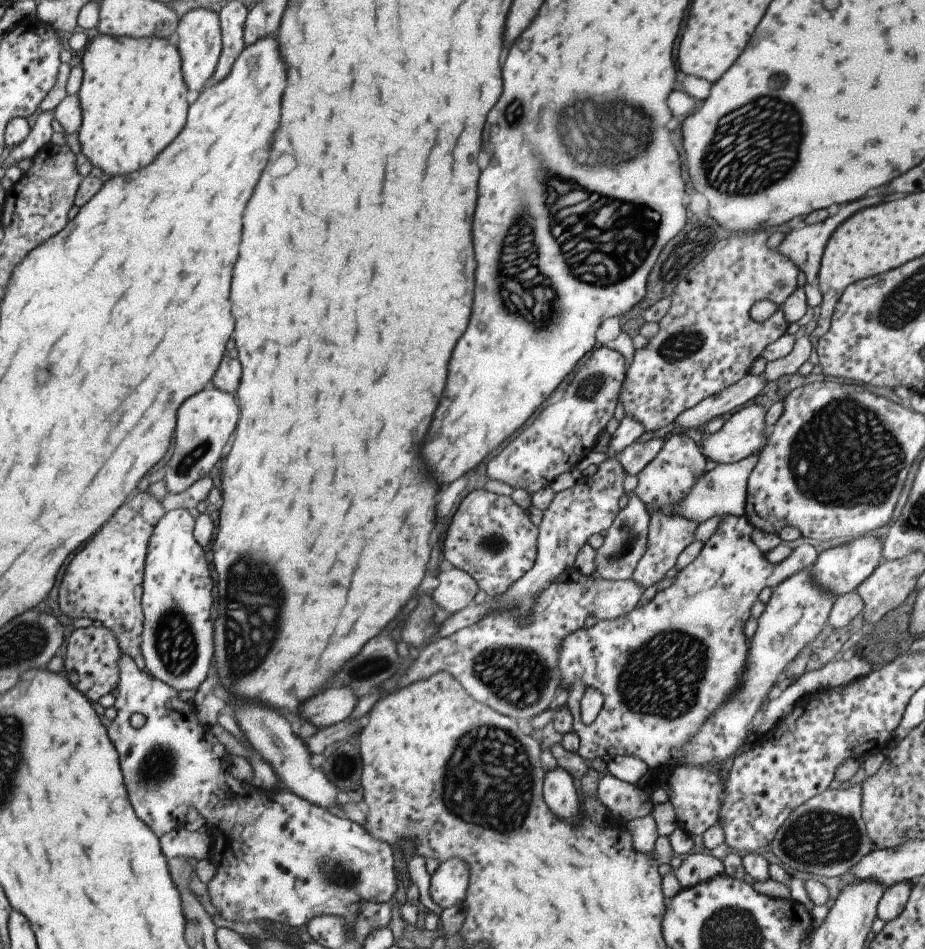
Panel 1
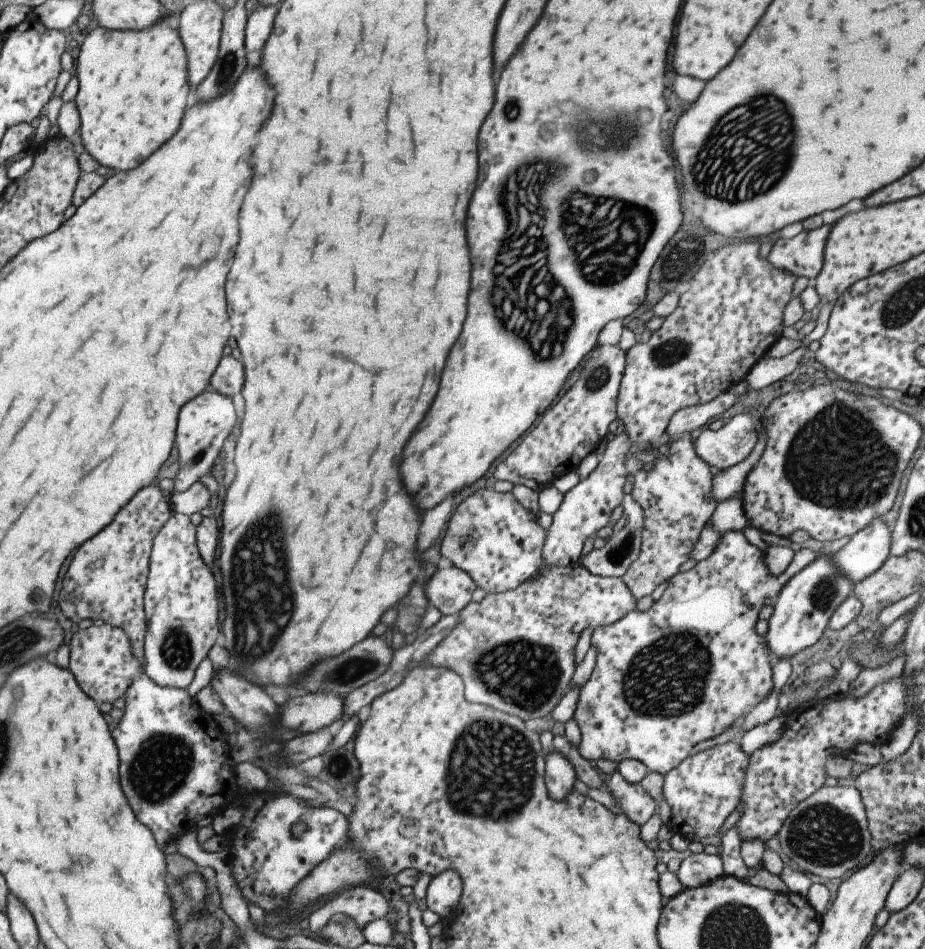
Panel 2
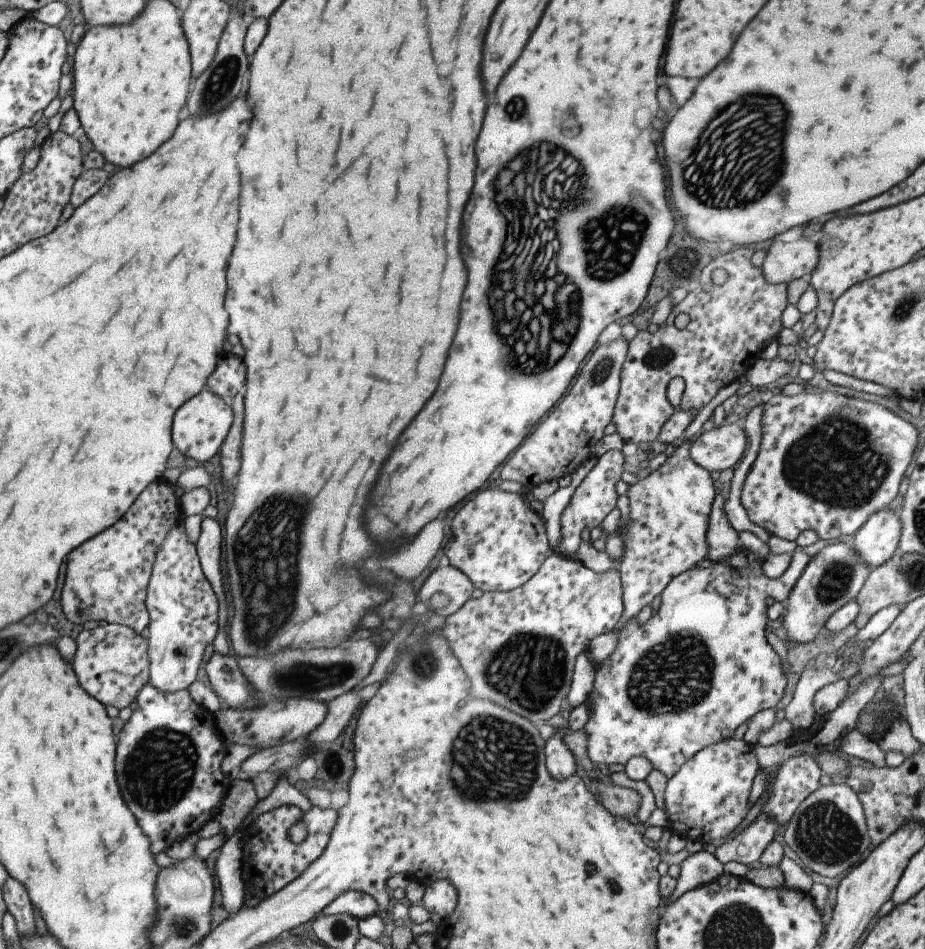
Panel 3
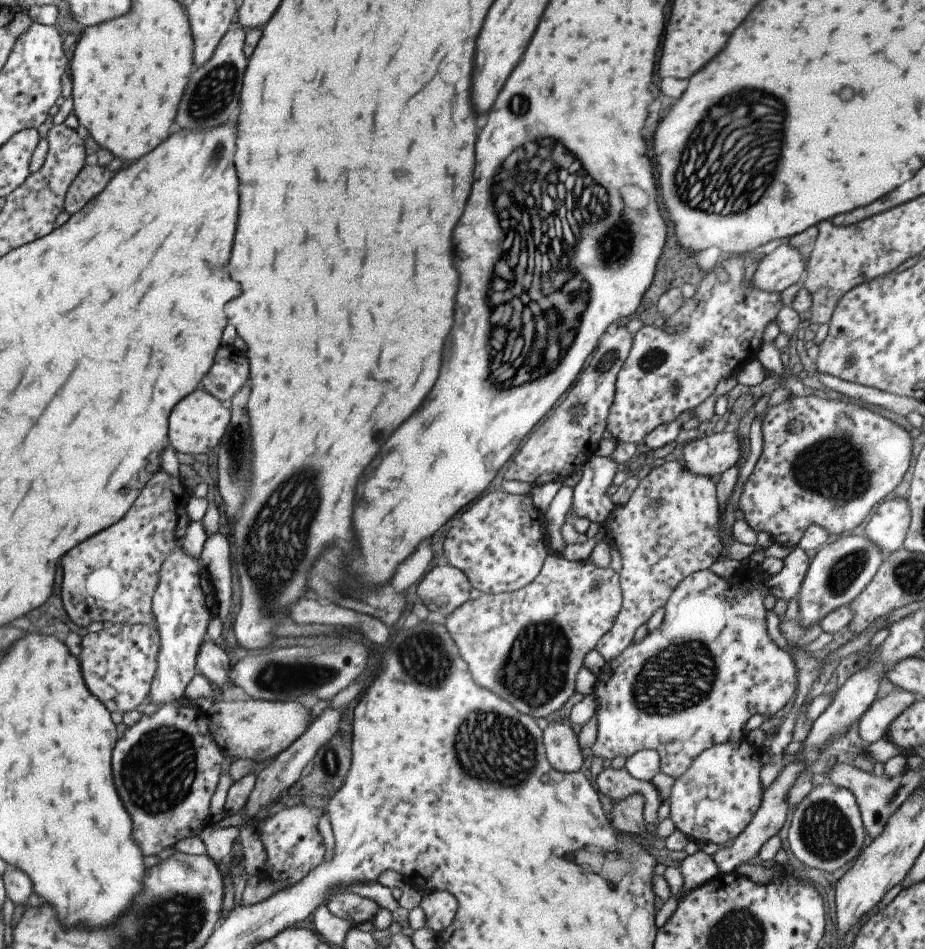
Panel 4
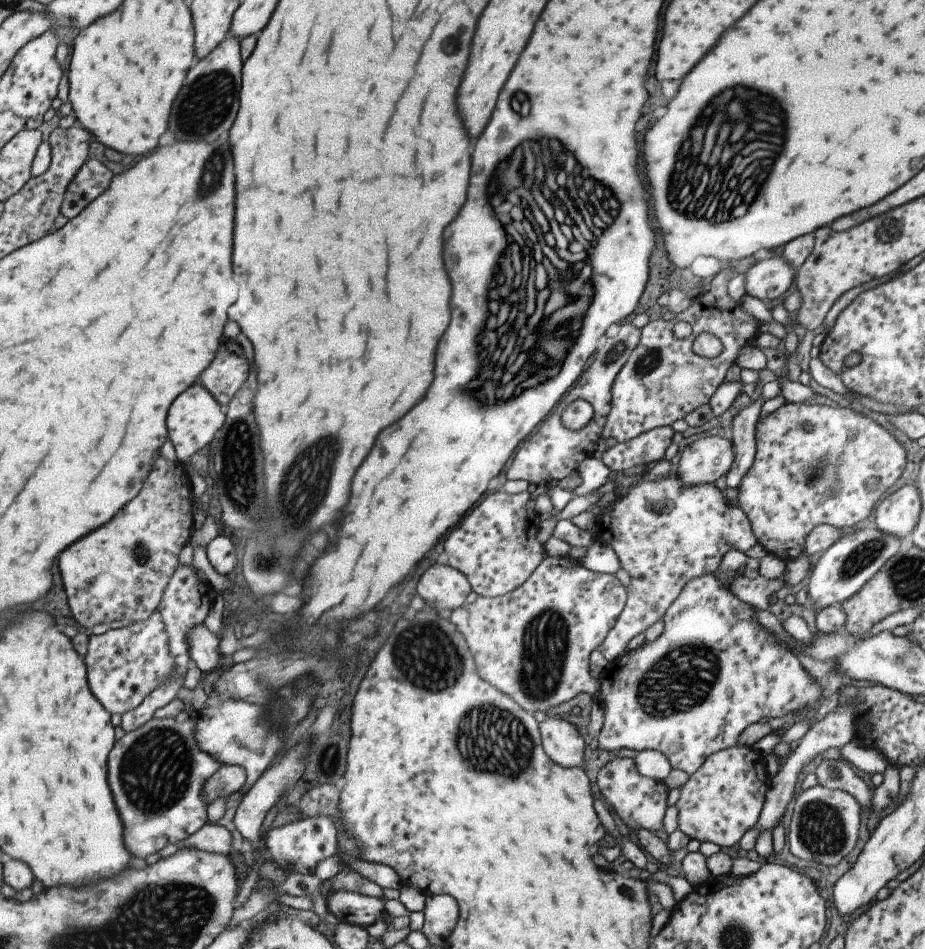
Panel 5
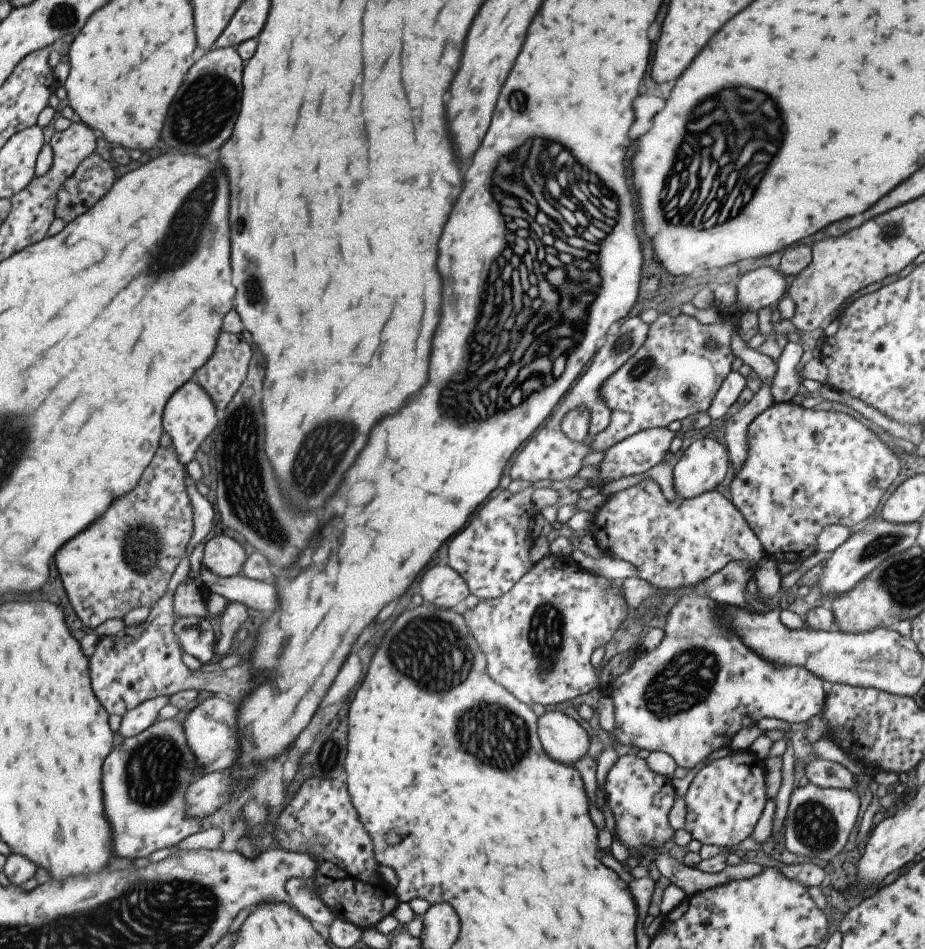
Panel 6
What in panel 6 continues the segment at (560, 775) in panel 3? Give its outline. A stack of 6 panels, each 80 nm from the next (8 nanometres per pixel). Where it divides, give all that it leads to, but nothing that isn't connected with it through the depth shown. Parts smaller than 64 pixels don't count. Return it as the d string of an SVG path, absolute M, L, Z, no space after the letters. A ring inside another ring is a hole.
M547 710L536 717L541 748L554 761L570 765L589 748L590 738L573 718L559 710Z

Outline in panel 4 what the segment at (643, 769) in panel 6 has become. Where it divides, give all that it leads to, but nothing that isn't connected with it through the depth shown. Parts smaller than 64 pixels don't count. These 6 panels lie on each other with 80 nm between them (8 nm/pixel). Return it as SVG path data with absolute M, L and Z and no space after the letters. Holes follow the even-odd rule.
M625 767L613 769L603 768L596 776L598 791L609 798L611 803L622 801L629 795L640 795L643 799L642 819L645 824L656 825L657 808L661 804L657 790L647 780L633 778Z

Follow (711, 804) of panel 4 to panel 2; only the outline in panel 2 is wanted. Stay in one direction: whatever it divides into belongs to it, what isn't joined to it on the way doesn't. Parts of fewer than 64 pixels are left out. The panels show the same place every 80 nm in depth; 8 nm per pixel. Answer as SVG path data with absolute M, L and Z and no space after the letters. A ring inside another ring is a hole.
M737 740L728 741L685 757L675 768L663 776L661 794L671 812L667 826L673 835L679 835L689 842L699 841L705 836L717 834L717 830L723 826L723 820L736 809L740 802L748 758L749 755L740 749Z

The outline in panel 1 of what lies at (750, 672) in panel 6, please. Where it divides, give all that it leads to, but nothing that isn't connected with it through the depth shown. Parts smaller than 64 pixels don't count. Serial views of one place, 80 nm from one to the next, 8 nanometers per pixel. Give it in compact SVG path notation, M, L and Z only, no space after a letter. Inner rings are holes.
M743 515L725 516L715 533L703 543L695 560L680 570L669 587L655 592L649 602L639 604L623 616L597 621L588 630L581 628L563 639L558 650L558 688L571 684L565 706L572 716L572 730L580 740L576 753L582 759L601 758L608 762L621 755L632 756L642 760L650 771L659 772L676 763L671 750L681 749L708 717L734 696L739 688L735 685L737 680L746 674L749 647L743 626L757 594L763 588L772 590L792 574L807 569L817 556L811 545L802 543L785 560L771 564L751 542L752 529ZM585 688L593 688L603 697L601 708L590 724L583 724L579 718L579 700Z

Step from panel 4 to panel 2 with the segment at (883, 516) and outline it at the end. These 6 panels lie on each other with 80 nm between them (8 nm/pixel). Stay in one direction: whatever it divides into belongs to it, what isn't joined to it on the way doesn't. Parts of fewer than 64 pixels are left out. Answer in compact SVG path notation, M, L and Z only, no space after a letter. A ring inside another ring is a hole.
M882 517L874 518L864 529L851 535L849 541L841 549L829 556L838 566L837 570L841 571L855 584L855 582L863 580L873 571L876 571L883 564L883 561L890 556L891 533Z

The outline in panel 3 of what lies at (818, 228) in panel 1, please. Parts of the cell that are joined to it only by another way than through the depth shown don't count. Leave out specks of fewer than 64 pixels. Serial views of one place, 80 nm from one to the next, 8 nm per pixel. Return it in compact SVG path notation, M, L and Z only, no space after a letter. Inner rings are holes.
M804 237L790 243L770 242L760 271L769 284L786 284L809 275L818 261L817 240L811 242Z

